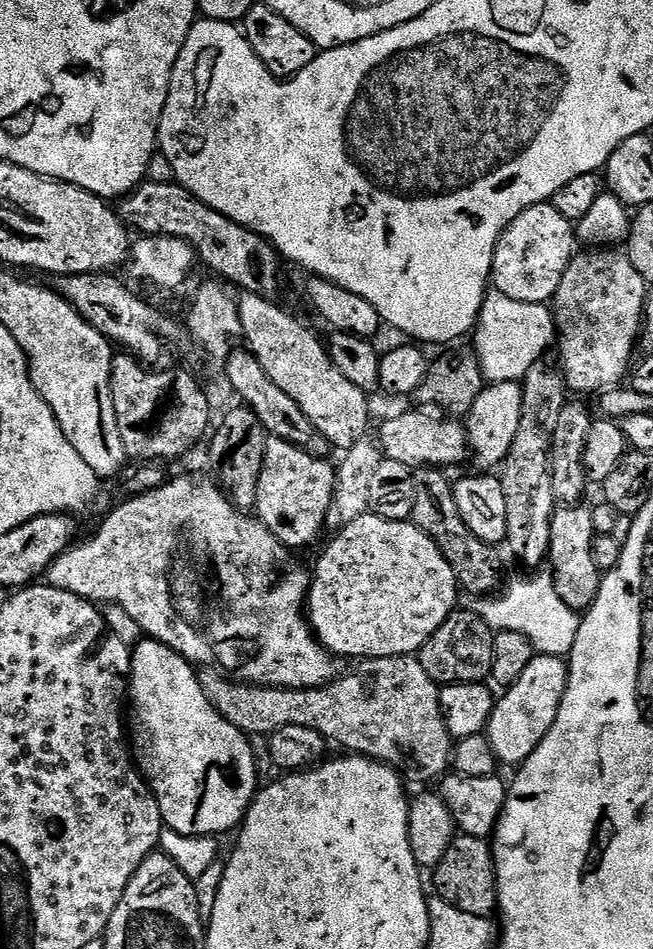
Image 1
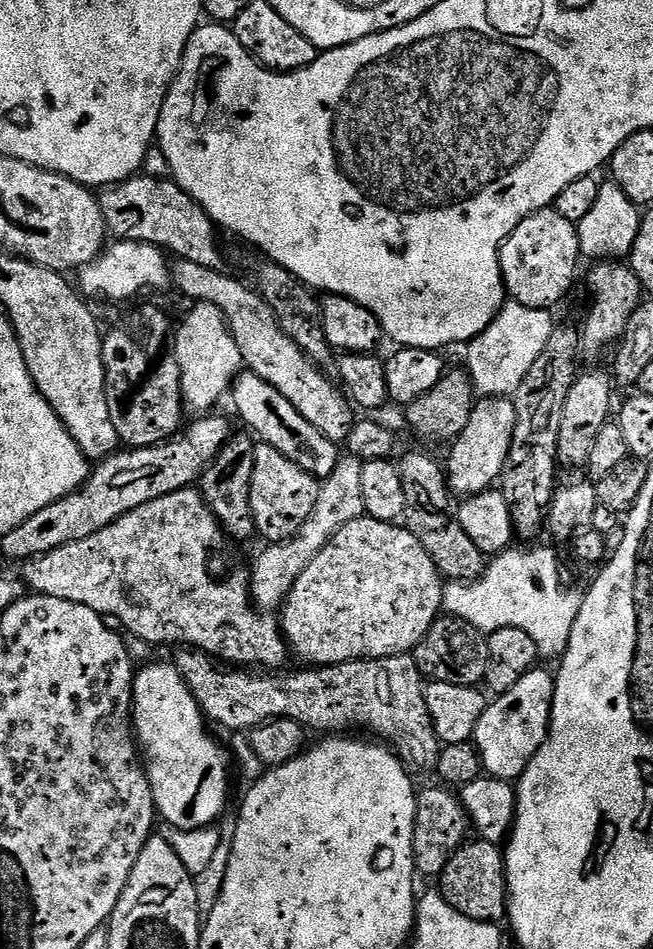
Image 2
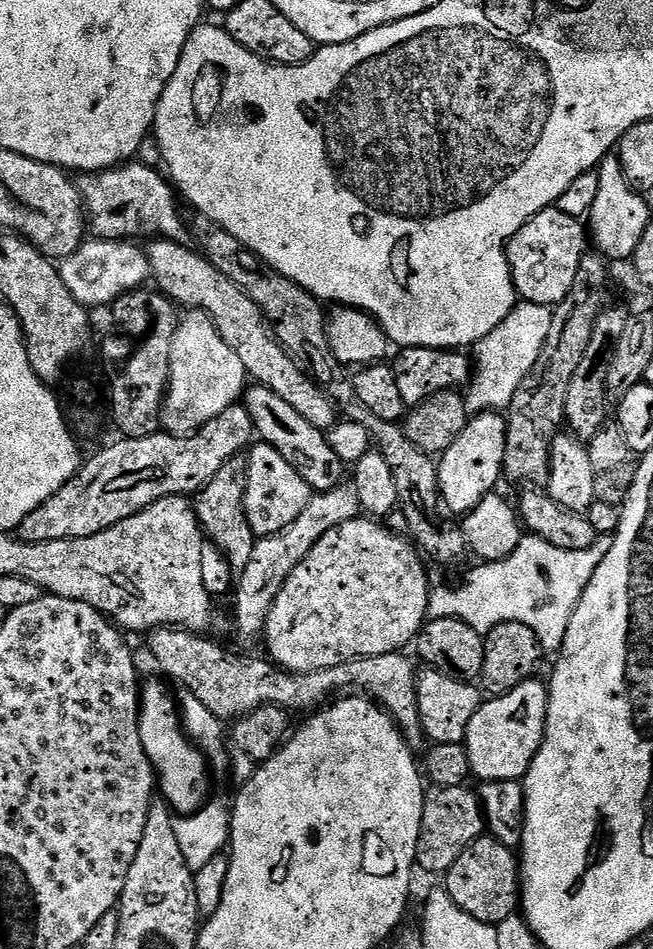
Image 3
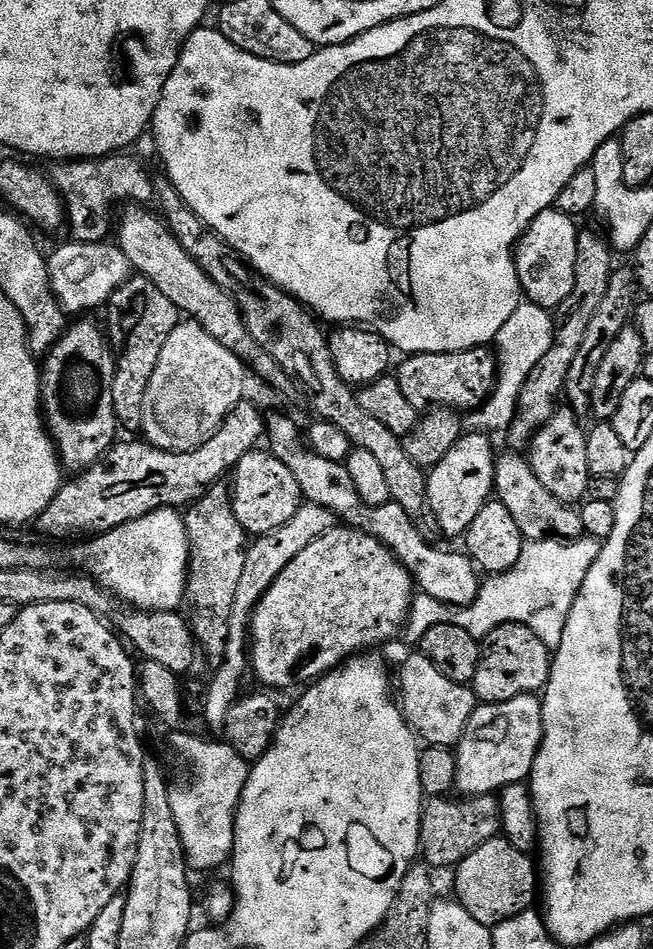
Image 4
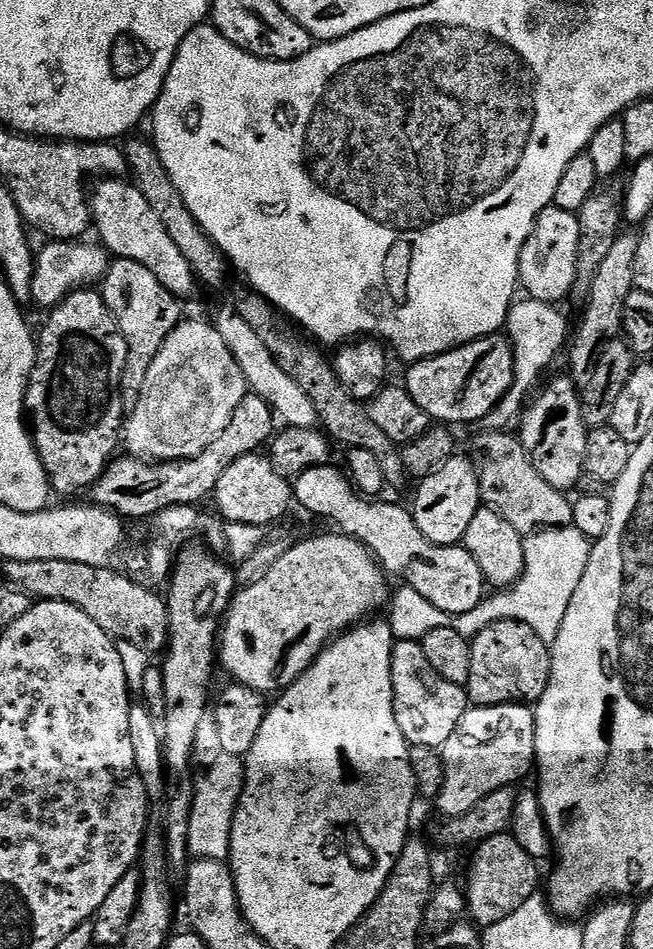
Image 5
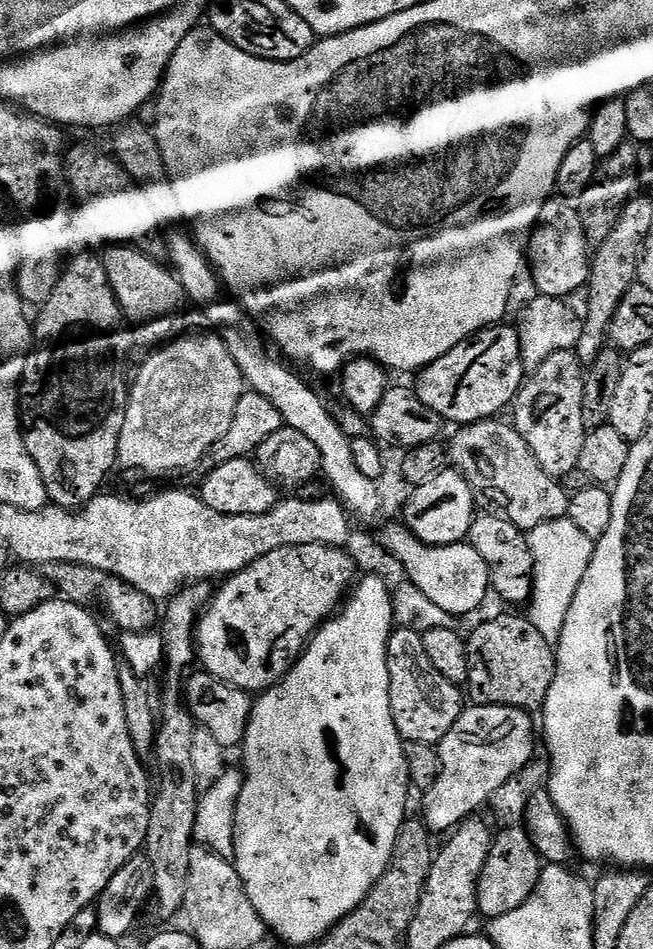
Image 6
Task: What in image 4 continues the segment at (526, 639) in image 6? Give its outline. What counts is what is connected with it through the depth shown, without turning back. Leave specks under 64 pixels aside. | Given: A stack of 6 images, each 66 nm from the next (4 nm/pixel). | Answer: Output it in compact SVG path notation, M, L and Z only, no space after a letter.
M503 624L483 637L478 662L478 674L474 674L471 689L480 704L501 704L519 696L543 693L552 673L553 653L525 624Z

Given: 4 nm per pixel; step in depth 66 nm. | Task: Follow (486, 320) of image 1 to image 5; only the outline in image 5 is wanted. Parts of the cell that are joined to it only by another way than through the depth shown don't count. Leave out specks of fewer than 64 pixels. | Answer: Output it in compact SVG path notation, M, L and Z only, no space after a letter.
M531 298L524 299L525 301L522 302L522 300L517 301L514 305L511 311L508 313L508 323L506 325L506 332L509 336L509 339L512 342L512 349L514 350L514 356L515 356L515 382L512 383L511 390L507 392L506 395L503 396L503 398L500 400L499 405L490 412L487 416L477 421L476 426L477 429L483 433L483 432L499 432L499 431L507 431L510 428L510 424L512 425L519 419L519 416L521 415L521 412L523 411L523 408L525 407L527 398L526 394L529 392L529 394L537 387L536 382L539 380L542 372L553 362L554 358L557 356L558 352L561 350L562 346L564 347L567 345L569 336L570 336L570 328L568 332L568 322L565 318L565 316L560 312L560 308L556 307L555 305L544 303L541 300L534 300Z

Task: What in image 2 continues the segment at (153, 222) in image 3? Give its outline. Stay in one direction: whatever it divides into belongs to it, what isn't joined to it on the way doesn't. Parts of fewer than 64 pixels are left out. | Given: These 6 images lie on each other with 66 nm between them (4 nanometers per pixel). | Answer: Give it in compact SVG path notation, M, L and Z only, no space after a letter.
M137 174L128 180L123 180L120 184L113 184L99 193L98 199L102 218L106 222L109 233L117 241L129 240L130 242L146 242L159 248L163 248L165 253L173 257L195 262L197 266L213 268L216 272L224 272L224 256L220 253L220 244L216 241L217 224L208 216L208 211L202 207L197 200L190 198L186 190L182 190L171 178L159 180L156 176L144 176Z

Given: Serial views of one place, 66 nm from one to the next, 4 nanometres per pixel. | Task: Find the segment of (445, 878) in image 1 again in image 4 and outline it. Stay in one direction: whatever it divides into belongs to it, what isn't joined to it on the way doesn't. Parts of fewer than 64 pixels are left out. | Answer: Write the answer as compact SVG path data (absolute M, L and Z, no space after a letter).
M503 835L494 837L490 842L482 842L474 854L470 854L463 862L456 865L454 869L456 875L456 892L454 899L460 903L465 910L472 915L477 922L482 922L482 926L487 928L497 928L502 922L514 918L518 914L529 911L532 904L538 900L538 864L529 853L518 850Z

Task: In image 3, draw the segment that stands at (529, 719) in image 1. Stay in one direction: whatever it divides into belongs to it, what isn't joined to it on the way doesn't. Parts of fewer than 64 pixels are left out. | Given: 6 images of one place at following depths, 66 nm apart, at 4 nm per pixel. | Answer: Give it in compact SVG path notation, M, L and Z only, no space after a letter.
M533 678L522 682L514 690L510 690L505 696L493 696L485 699L480 705L478 714L470 718L468 727L468 739L466 747L472 776L480 782L489 780L518 780L523 781L528 773L528 767L534 762L538 750L544 741L544 727L548 717L548 686L540 678Z

